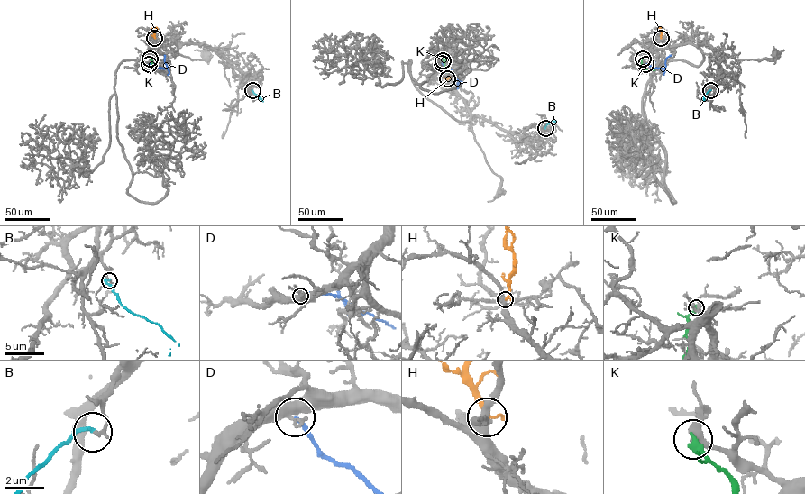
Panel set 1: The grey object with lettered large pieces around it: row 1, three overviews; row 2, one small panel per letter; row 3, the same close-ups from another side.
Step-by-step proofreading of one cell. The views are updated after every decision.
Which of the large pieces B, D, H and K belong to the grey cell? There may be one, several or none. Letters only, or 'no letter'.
H

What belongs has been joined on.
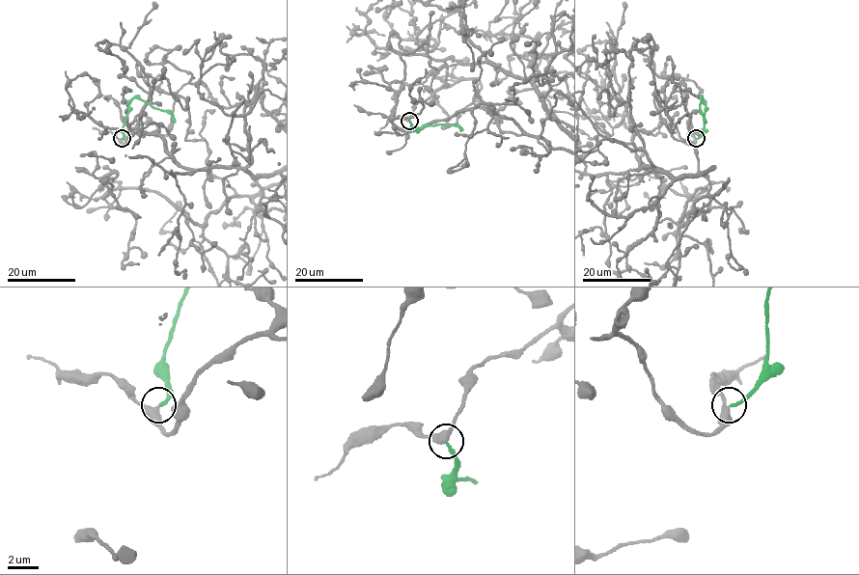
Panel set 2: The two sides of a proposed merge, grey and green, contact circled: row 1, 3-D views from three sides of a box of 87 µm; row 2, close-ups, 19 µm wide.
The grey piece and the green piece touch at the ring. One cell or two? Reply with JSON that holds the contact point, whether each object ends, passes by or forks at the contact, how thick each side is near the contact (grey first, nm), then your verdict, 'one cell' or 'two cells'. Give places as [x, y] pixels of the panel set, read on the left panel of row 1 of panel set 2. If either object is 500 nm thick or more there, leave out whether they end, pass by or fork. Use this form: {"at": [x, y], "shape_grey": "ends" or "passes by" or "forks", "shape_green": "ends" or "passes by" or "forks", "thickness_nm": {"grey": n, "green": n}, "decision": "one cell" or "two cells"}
{"at": [122, 138], "shape_grey": "passes by", "shape_green": "ends", "thickness_nm": {"grey": 360, "green": 220}, "decision": "one cell"}

